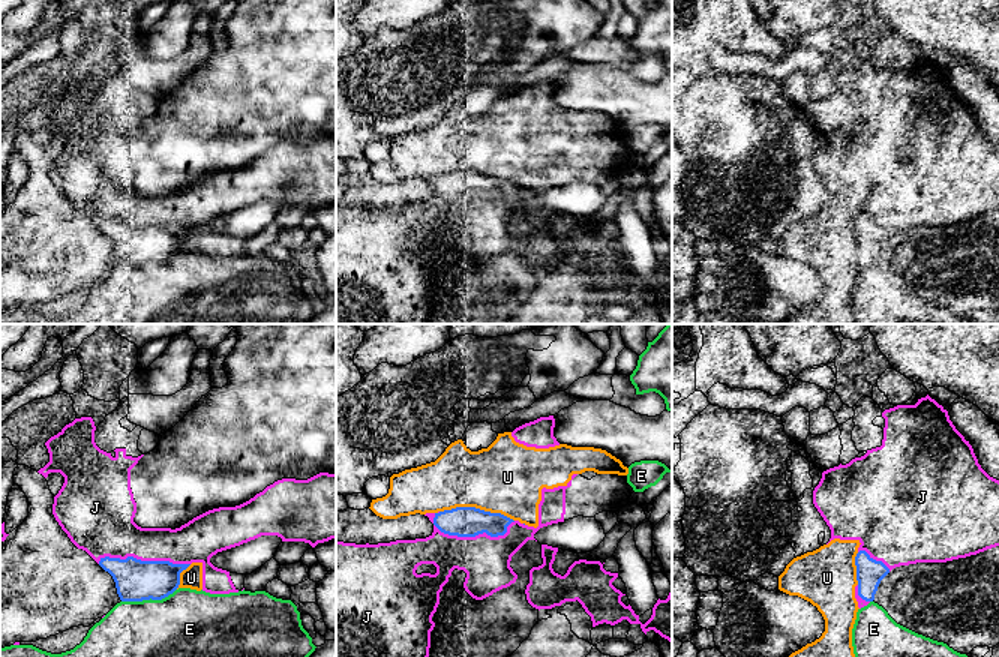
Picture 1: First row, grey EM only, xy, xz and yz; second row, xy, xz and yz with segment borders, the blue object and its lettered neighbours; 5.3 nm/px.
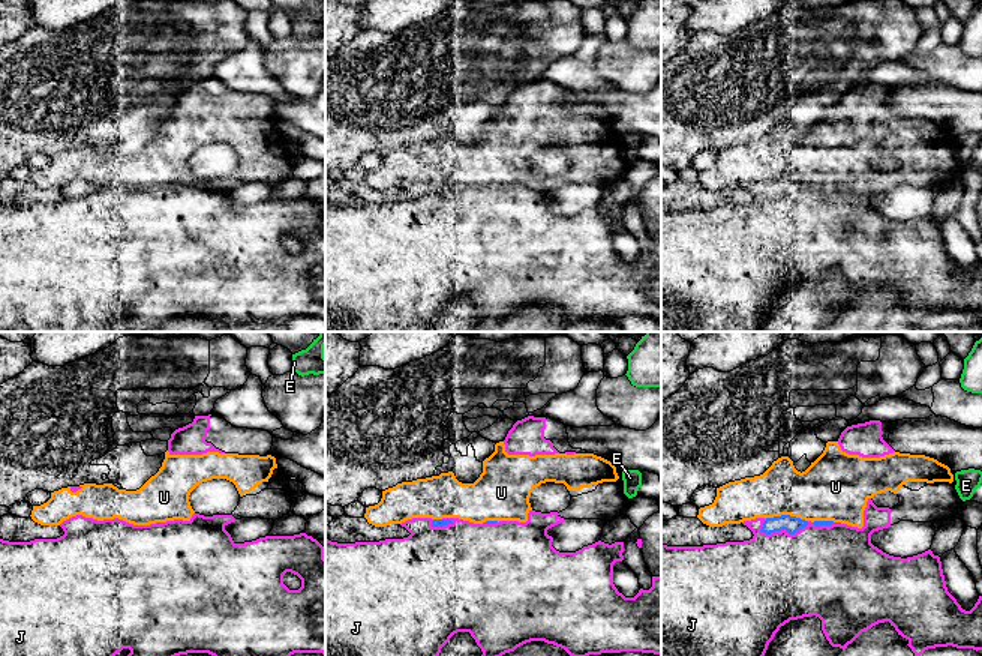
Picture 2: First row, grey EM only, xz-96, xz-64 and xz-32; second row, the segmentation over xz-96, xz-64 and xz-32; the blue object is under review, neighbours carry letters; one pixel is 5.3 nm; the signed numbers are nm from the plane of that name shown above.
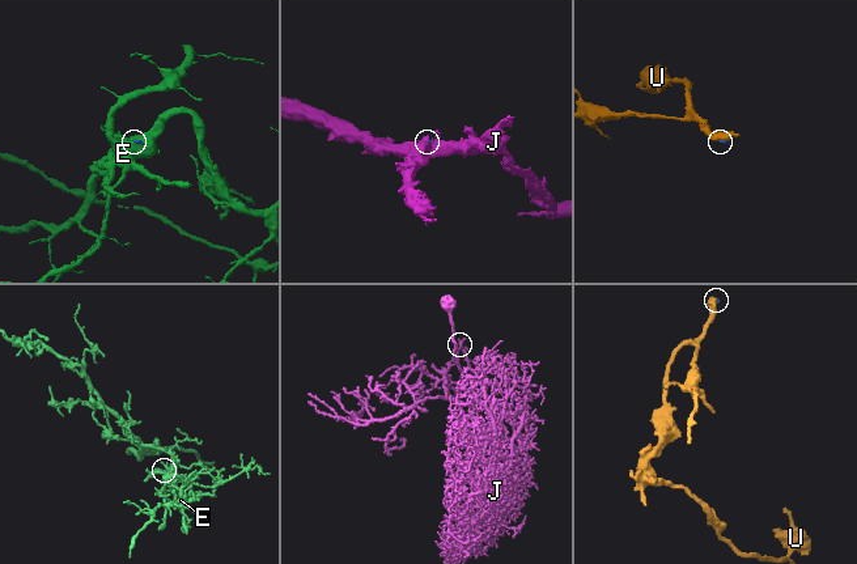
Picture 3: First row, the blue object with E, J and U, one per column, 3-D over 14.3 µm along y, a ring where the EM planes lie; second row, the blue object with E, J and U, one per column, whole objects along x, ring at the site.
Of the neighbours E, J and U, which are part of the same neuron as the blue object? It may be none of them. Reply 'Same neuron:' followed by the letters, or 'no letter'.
Same neuron: J

